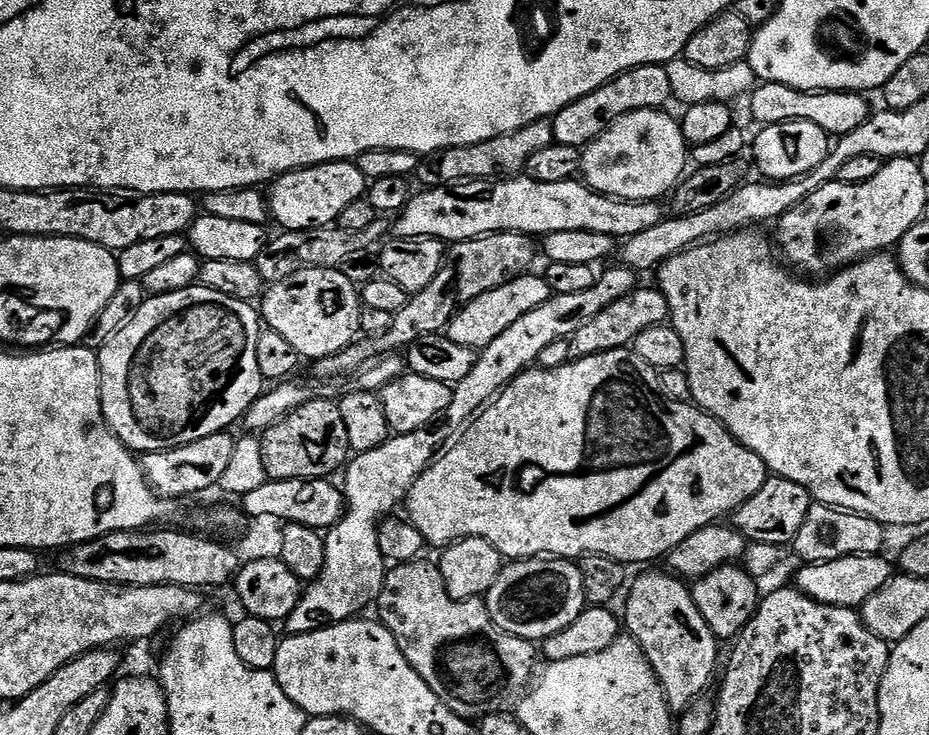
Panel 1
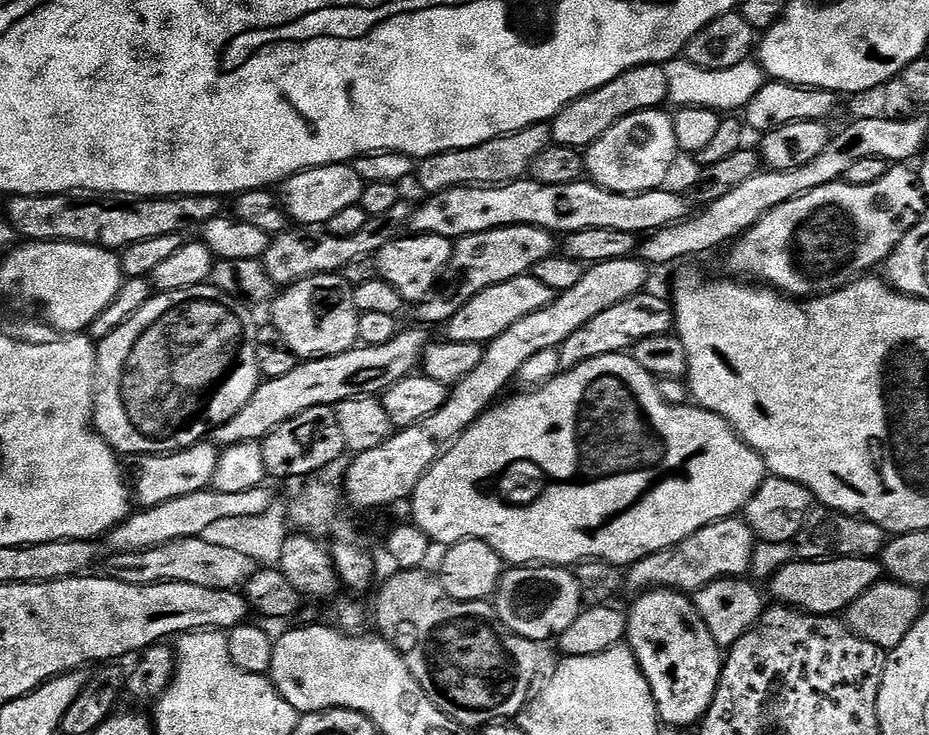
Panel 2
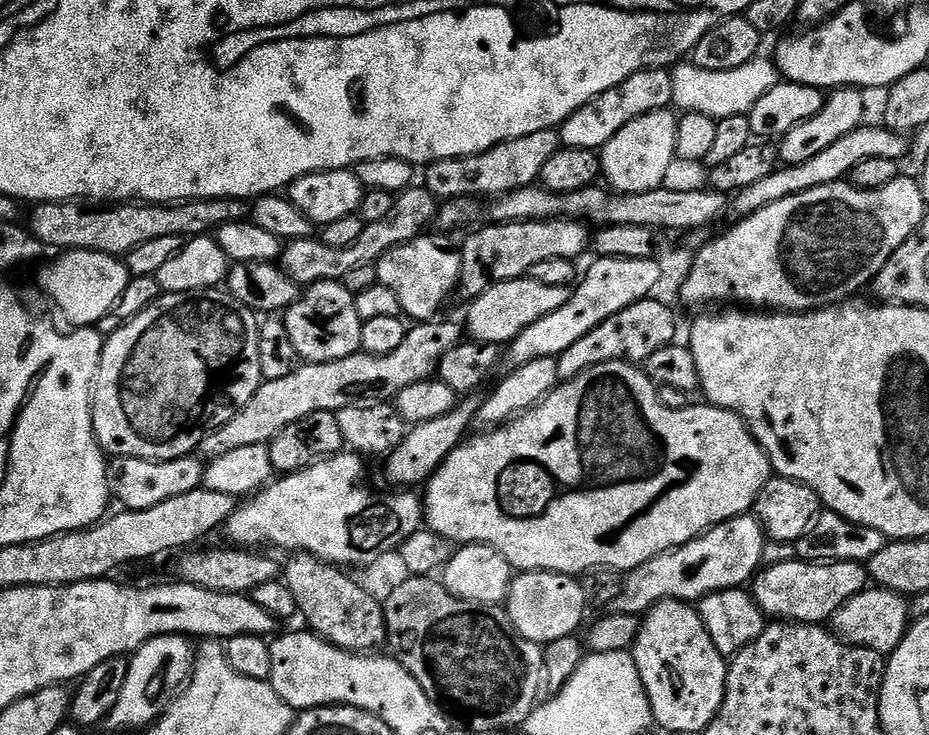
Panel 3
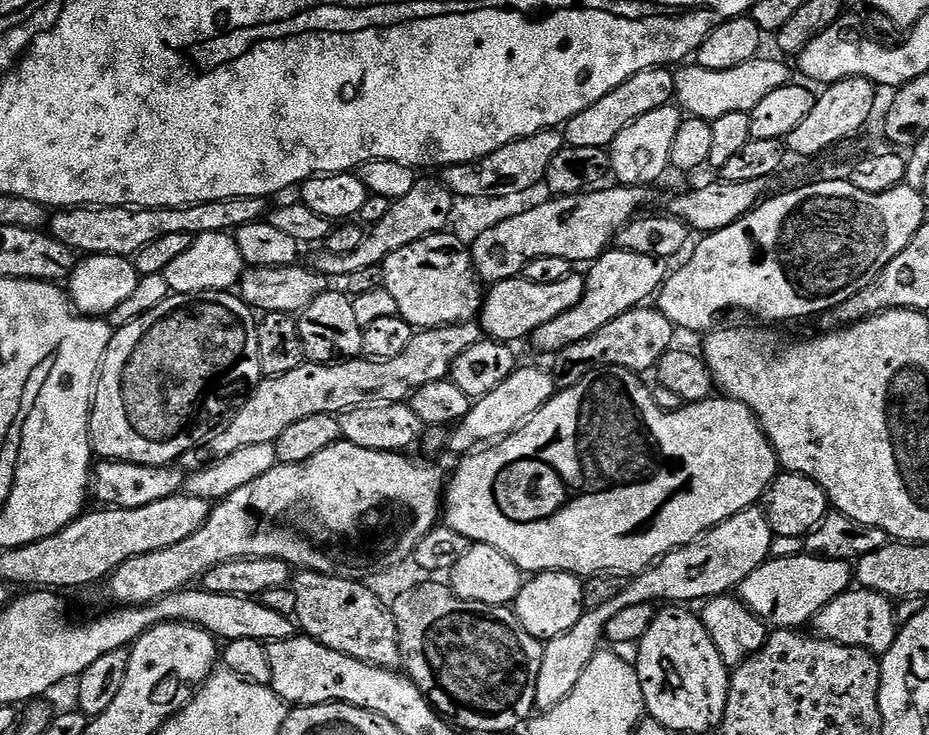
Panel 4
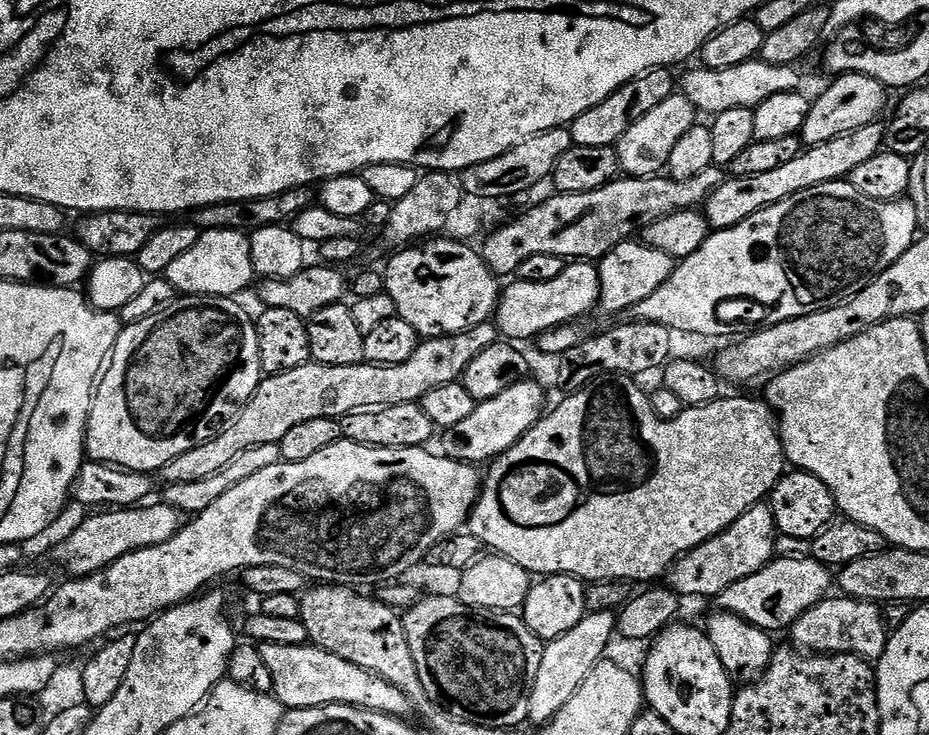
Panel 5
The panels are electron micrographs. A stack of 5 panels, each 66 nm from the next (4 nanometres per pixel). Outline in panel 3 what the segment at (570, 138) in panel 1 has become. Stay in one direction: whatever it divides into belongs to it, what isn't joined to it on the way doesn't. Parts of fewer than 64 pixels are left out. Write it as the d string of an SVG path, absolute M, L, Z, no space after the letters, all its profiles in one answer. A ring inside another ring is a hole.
M643 68L622 81L617 88L598 94L577 112L570 114L570 118L566 118L558 129L559 143L565 148L591 152L602 150L606 142L610 142L610 138L626 126L626 122L634 122L634 118L642 118L642 114L665 111L672 104L673 94L674 82L668 68Z

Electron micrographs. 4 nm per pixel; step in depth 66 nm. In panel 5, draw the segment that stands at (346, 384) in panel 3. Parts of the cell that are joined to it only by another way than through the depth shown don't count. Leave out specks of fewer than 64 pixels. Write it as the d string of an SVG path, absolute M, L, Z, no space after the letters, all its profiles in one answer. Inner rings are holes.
M495 323L479 324L470 330L462 330L453 336L430 336L421 339L420 345L406 358L406 362L398 362L398 366L378 366L377 364L355 364L354 366L330 366L329 364L317 364L309 362L298 366L298 370L286 370L277 376L264 376L260 381L258 390L250 398L250 402L239 414L236 420L226 430L222 430L210 442L202 442L202 446L194 446L194 450L186 450L186 454L178 454L170 462L166 462L160 469L159 479L164 479L165 485L185 484L186 482L202 482L230 466L234 458L238 458L246 450L266 446L267 444L279 444L282 438L293 426L301 422L310 422L314 418L339 418L349 416L360 408L370 406L398 406L399 404L414 404L419 402L430 390L438 390L438 386L455 384L463 377L466 366L501 339L501 334L496 329Z

